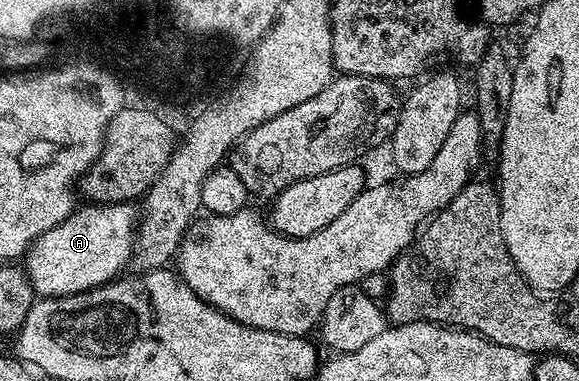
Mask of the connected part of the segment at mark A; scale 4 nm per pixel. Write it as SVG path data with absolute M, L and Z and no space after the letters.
M133 203L129 204L91 204L86 208L79 207L64 222L52 226L40 238L36 238L30 244L30 249L24 257L26 277L32 282L35 293L39 297L67 296L77 292L87 292L89 288L98 288L102 284L108 284L119 275L123 267L129 265L130 257L136 247L136 229L140 219L140 212Z

